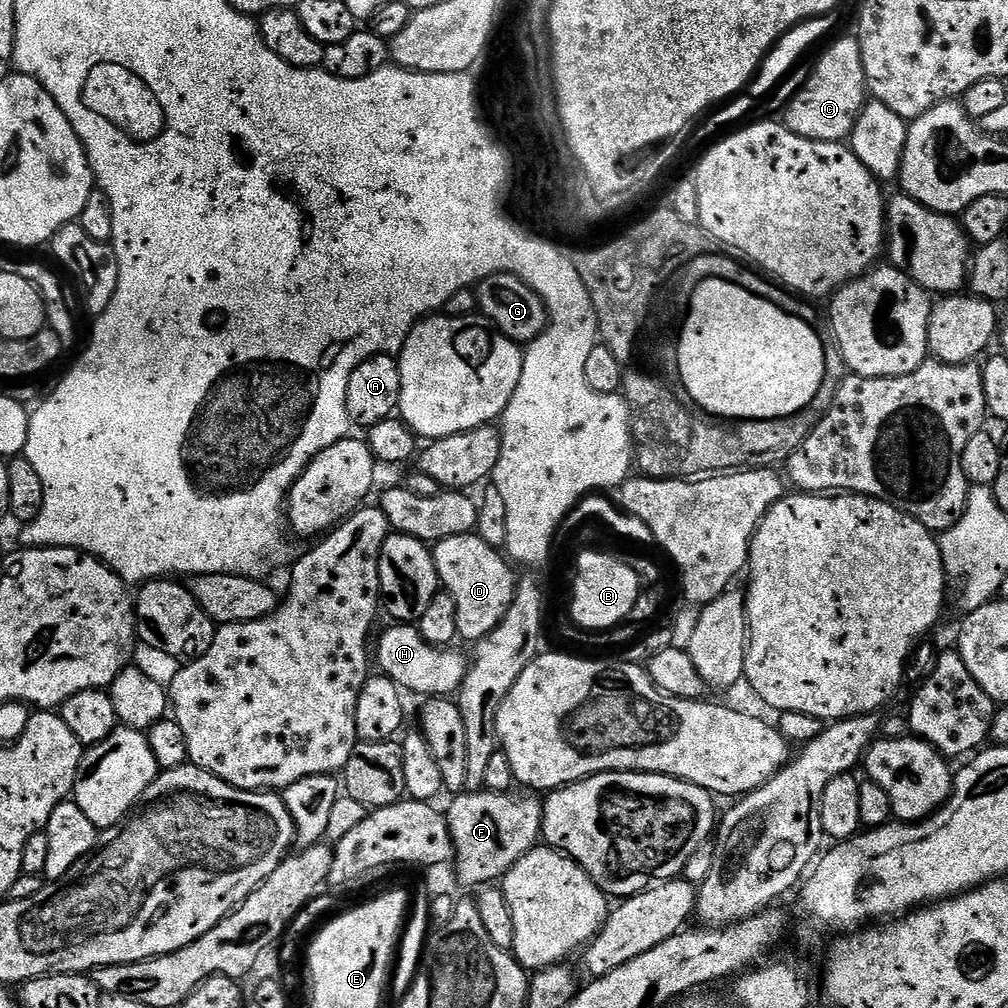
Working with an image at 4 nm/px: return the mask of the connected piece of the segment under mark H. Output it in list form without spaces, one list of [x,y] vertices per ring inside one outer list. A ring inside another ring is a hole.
[[[396,622],[391,626],[393,628],[386,629],[380,641],[374,644],[374,660],[380,663],[379,671],[383,675],[389,676],[397,688],[405,693],[413,692],[419,698],[448,698],[459,693],[468,673],[470,660],[467,655],[455,652],[457,649],[452,646],[439,648],[426,642],[416,624]]]

